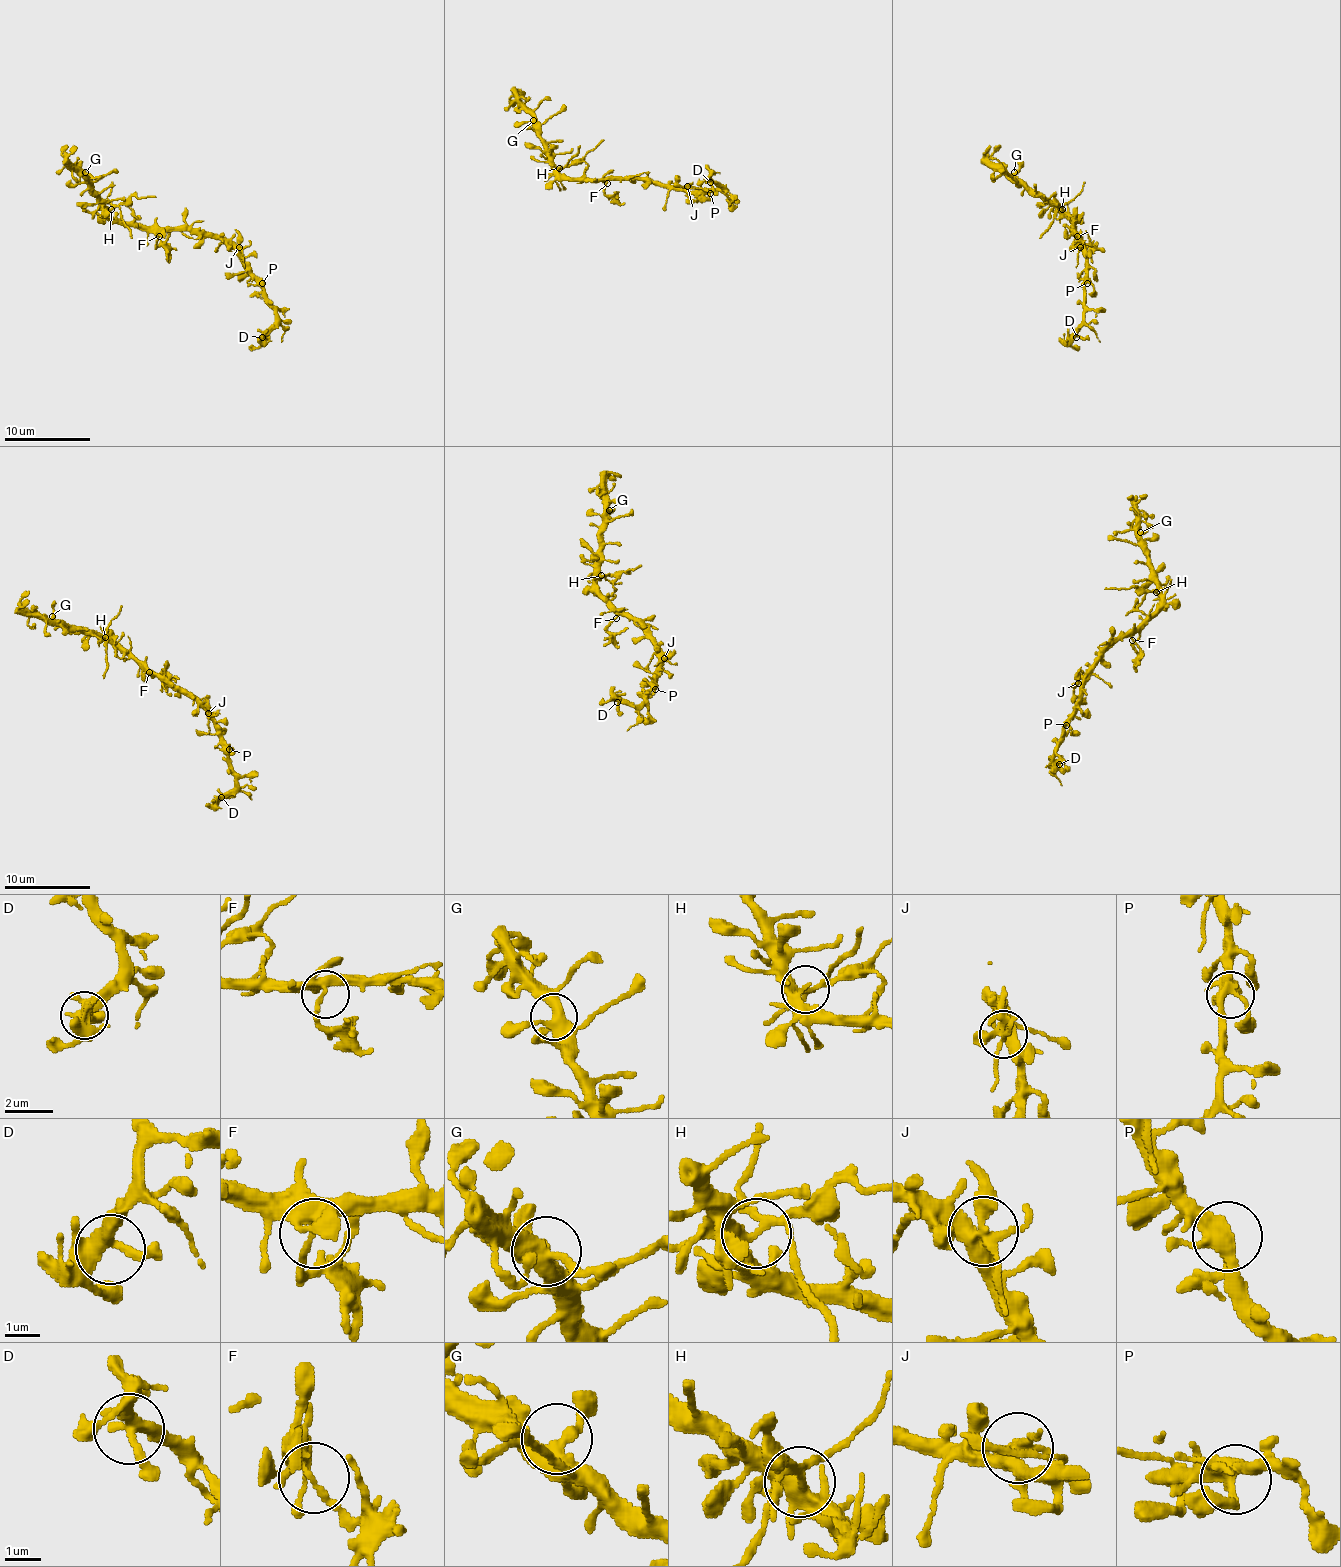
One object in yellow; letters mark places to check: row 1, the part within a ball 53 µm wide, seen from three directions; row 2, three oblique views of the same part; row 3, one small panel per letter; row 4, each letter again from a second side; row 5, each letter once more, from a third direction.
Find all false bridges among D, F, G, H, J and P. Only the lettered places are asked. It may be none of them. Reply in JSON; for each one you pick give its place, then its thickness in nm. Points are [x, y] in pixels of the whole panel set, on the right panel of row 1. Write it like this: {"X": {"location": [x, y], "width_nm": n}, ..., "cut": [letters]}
{"F": {"location": [1077, 236], "width_nm": 240}, "H": {"location": [1062, 209], "width_nm": 340}, "J": {"location": [1080, 247], "width_nm": 360}, "cut": ["F", "H", "J"]}

